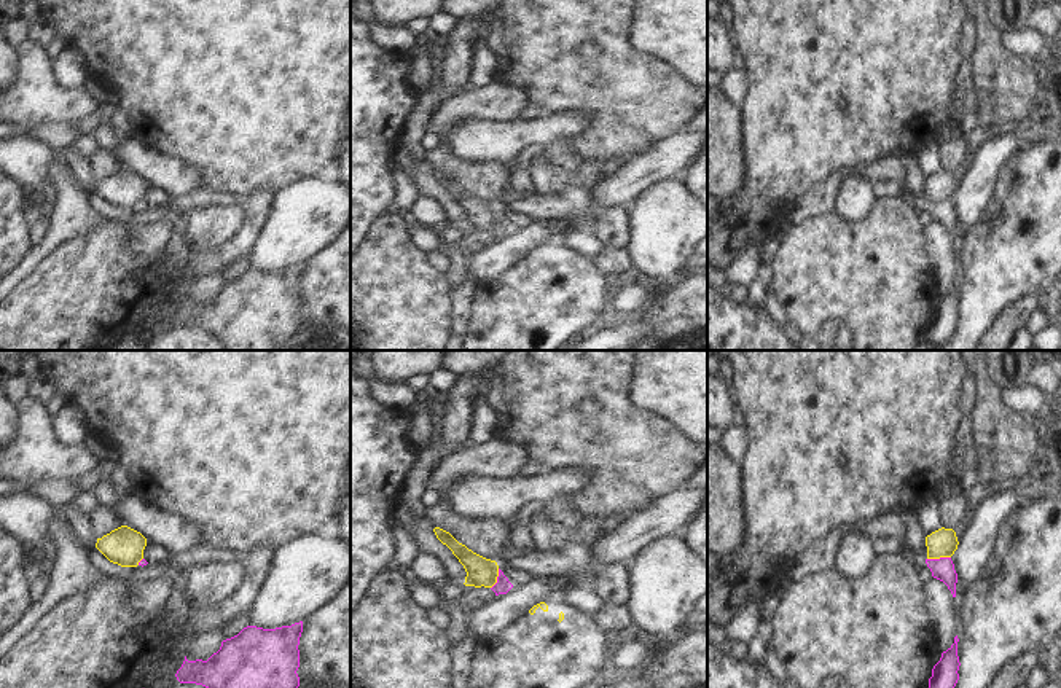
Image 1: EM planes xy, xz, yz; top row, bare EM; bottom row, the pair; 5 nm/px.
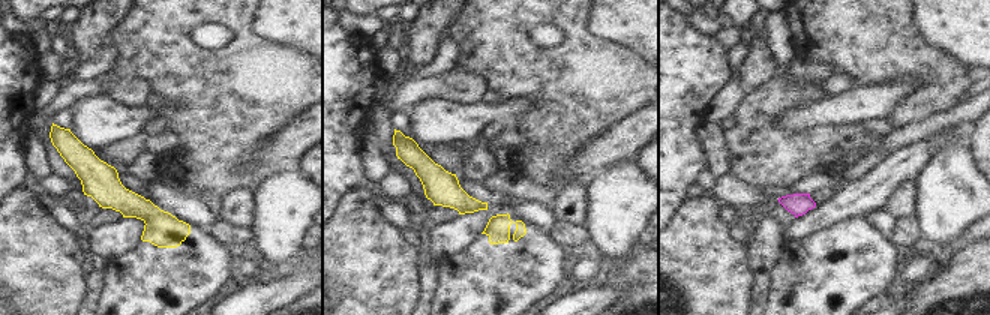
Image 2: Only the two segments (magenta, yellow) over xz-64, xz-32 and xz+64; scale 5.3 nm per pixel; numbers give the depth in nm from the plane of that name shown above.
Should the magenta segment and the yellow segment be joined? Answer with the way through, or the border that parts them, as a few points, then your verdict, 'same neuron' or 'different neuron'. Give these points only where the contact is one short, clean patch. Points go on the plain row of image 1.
border along yz (950, 199), (927, 203); different neuron

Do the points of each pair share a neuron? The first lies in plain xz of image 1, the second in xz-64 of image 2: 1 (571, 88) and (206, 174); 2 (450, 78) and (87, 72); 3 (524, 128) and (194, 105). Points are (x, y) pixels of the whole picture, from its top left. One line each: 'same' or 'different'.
1: same
2: different
3: different

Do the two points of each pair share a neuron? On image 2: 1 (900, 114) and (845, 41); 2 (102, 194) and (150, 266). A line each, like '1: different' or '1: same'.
1: same
2: same

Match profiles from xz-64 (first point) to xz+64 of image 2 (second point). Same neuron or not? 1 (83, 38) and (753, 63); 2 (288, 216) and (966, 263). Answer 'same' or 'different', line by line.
1: same
2: different

